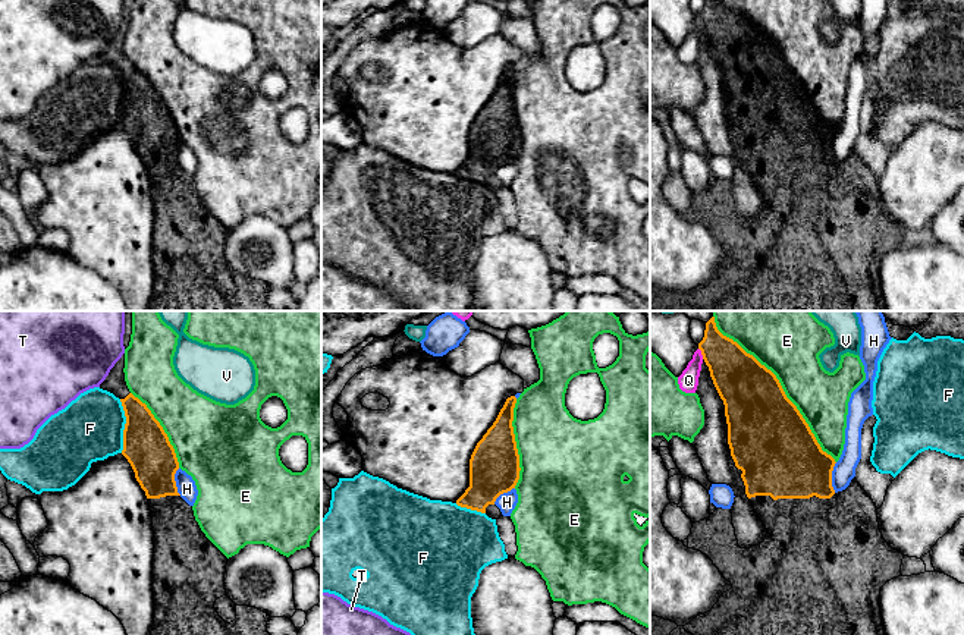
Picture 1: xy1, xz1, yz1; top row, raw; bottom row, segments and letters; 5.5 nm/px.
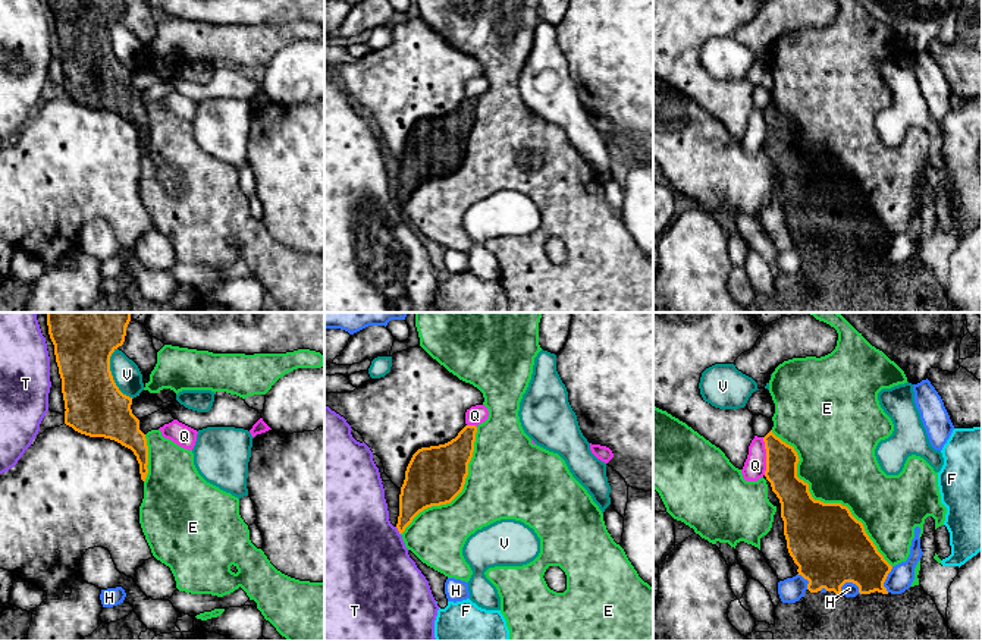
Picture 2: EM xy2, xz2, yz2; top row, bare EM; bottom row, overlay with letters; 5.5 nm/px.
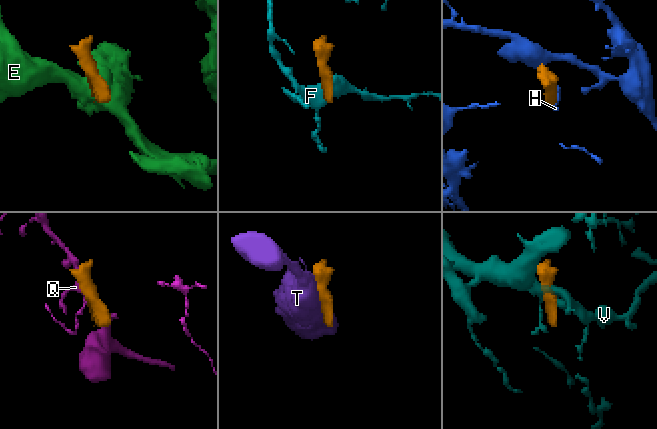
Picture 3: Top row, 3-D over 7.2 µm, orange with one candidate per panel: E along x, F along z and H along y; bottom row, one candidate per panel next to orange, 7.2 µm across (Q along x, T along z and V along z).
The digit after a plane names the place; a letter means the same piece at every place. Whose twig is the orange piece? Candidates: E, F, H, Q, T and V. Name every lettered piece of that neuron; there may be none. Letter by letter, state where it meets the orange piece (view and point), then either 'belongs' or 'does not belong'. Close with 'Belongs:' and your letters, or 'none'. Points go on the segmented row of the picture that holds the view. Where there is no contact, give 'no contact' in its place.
E: contact yz2 (822, 502); does not belong
F: contact xy1 (125, 426); does not belong
H: contact yz1 (831, 477); does not belong
Q: contact yz2 (766, 456); does not belong
T: contact xz2 (398, 530); does not belong
V: contact xy2 (112, 376); does not belong
Belongs: none

